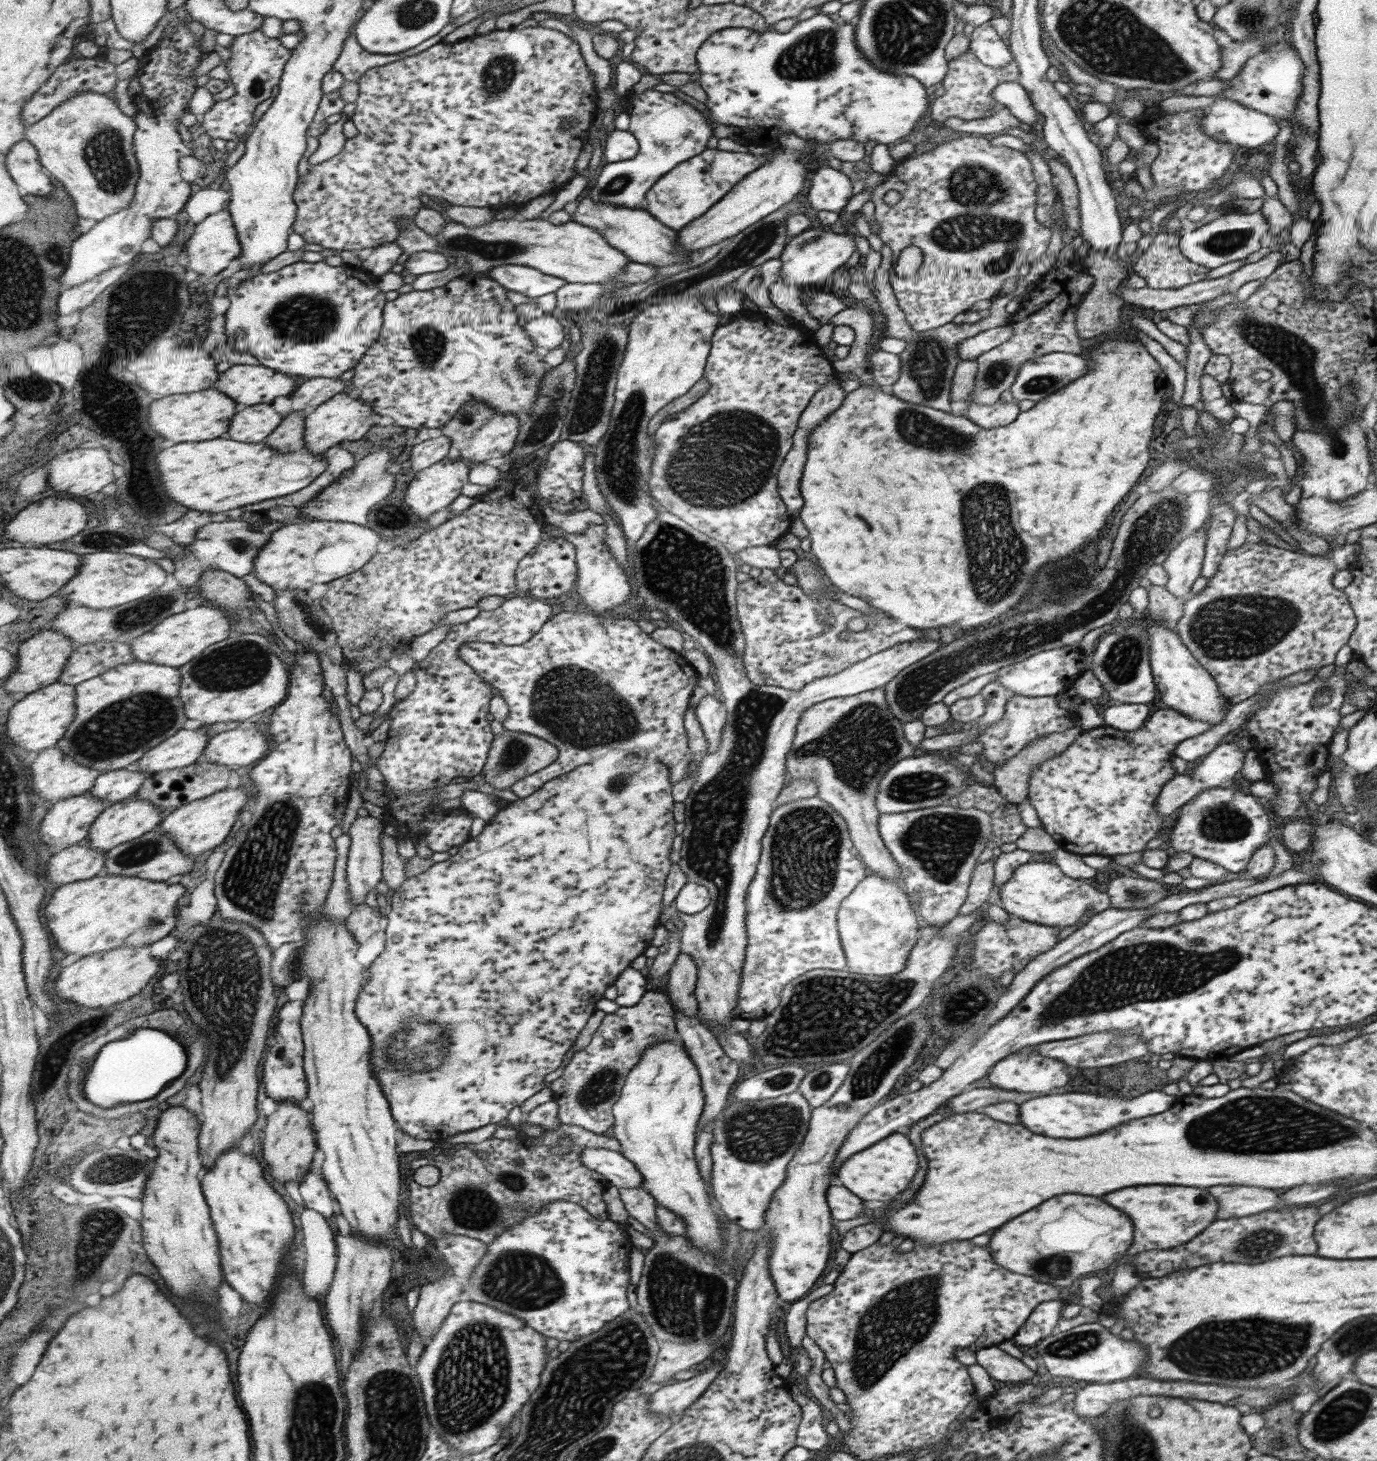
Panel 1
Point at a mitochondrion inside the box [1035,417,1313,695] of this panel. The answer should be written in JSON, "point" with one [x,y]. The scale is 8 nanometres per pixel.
{"point":[1233,627]}

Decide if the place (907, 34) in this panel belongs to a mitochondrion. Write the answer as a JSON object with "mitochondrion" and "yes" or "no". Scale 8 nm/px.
{"mitochondrion":"yes"}

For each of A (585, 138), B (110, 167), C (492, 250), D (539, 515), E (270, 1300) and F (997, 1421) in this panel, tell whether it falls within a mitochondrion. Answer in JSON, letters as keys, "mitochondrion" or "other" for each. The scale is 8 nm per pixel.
{"A":"other","B":"mitochondrion","C":"mitochondrion","D":"other","E":"other","F":"other"}

